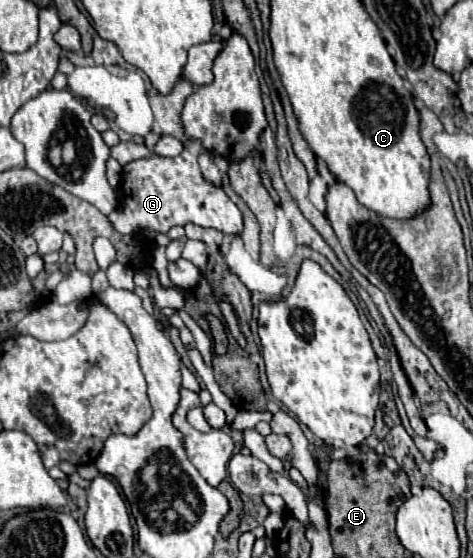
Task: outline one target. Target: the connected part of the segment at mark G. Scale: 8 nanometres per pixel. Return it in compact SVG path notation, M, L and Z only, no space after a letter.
M188 148L174 158L152 154L150 158L128 162L124 166L124 180L118 188L118 208L108 218L120 234L132 234L146 228L168 234L172 226L186 224L216 228L224 234L240 234L244 230L242 212L238 206L222 188L208 184L208 180L200 176L198 156Z

